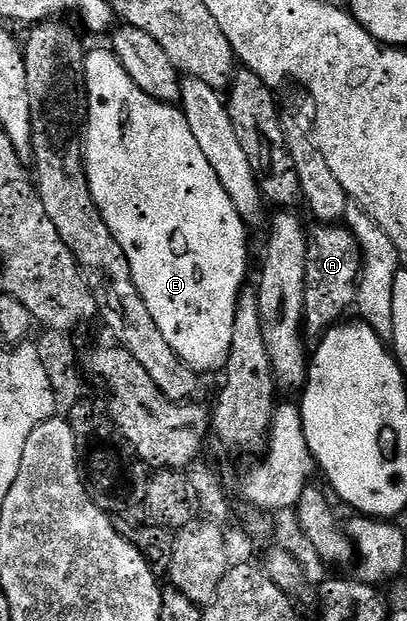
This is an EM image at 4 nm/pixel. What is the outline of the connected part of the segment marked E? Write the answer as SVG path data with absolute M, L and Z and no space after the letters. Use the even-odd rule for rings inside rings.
M110 49L104 51L89 50L84 56L84 76L88 86L88 121L84 138L84 168L88 174L90 193L106 221L110 225L110 233L122 245L122 253L130 261L130 273L134 277L134 285L138 285L138 293L142 293L142 301L146 301L146 309L150 309L150 317L162 329L162 337L170 341L170 349L186 361L197 373L204 371L219 372L228 363L230 353L230 337L234 337L234 313L240 300L241 291L245 290L244 278L248 275L248 231L244 218L234 207L234 201L230 201L230 193L222 187L222 181L218 179L218 173L214 173L210 161L206 161L202 148L198 146L198 137L190 133L190 125L186 125L186 117L179 106L171 103L160 103L154 97L142 93L134 81L130 81L130 73L122 69L116 54Z

